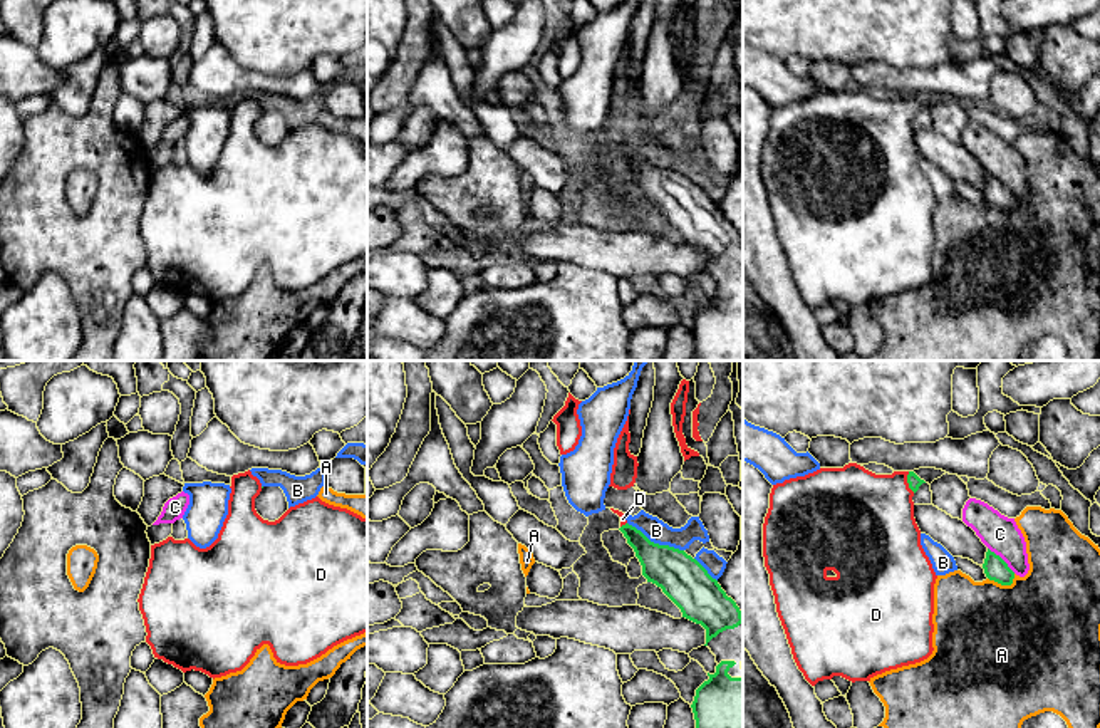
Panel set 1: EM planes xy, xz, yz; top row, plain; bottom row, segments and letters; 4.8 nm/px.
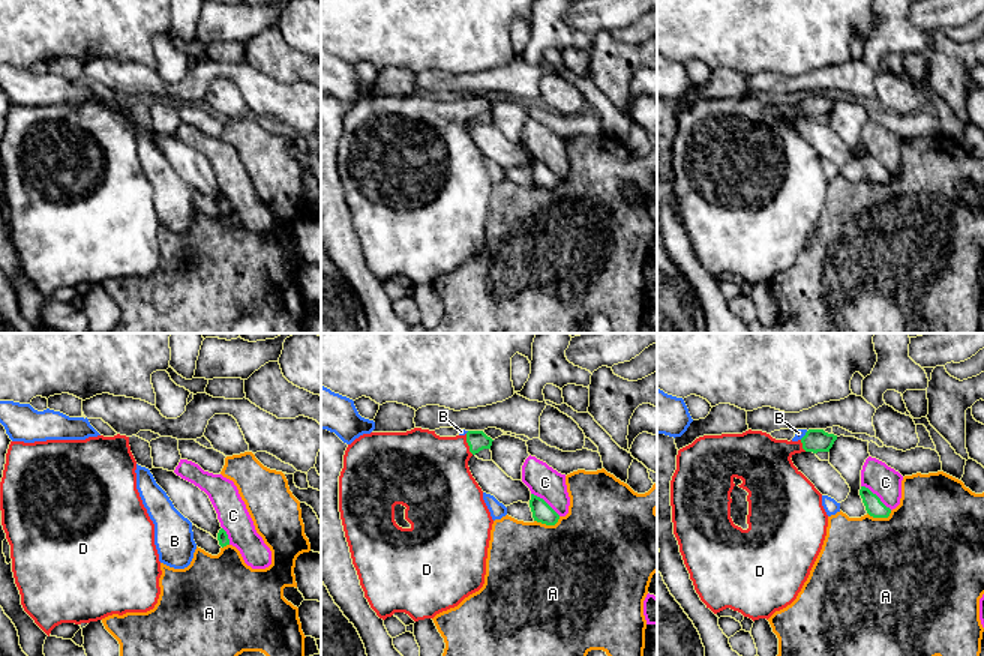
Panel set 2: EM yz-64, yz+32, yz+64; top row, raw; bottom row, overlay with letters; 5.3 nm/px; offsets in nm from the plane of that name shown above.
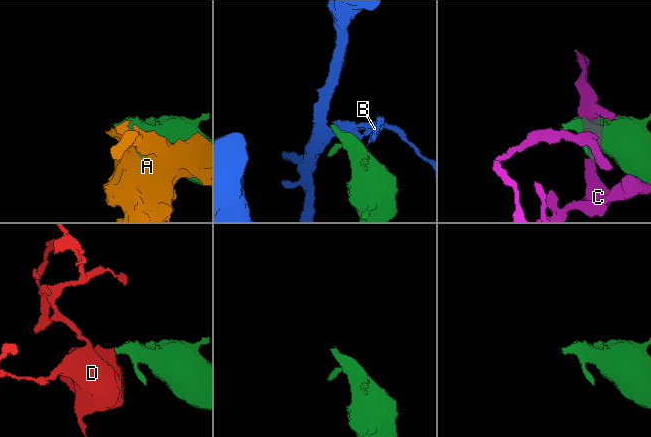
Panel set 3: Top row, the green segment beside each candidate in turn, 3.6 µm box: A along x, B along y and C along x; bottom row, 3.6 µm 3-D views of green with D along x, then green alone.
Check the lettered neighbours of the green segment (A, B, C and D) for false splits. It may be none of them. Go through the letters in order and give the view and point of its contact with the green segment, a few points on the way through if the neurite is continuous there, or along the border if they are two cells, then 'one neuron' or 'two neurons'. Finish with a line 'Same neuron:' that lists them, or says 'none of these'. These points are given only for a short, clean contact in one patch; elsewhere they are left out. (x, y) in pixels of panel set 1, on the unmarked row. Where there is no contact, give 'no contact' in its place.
A: contact yz (1003, 208); two neurons
B: contact xz (656, 168); two neurons
C: contact yz (1001, 183); two neurons
D: contact yz (908, 106); way yz (914, 106), (908, 106), (869, 141); one neuron
Same neuron: D

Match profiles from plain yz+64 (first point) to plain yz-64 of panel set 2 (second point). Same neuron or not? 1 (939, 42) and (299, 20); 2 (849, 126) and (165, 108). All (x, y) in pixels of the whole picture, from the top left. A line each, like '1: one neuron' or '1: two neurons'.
1: two neurons
2: one neuron

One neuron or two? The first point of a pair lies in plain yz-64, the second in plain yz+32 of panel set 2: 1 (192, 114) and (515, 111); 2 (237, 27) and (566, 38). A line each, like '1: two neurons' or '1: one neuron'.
1: two neurons
2: two neurons

